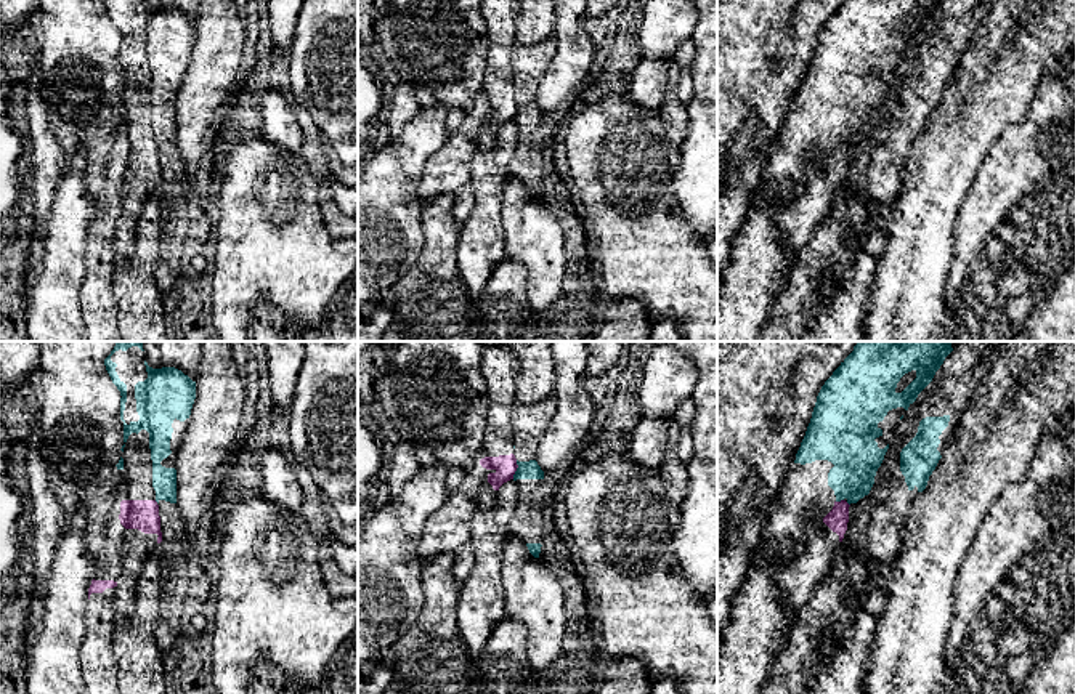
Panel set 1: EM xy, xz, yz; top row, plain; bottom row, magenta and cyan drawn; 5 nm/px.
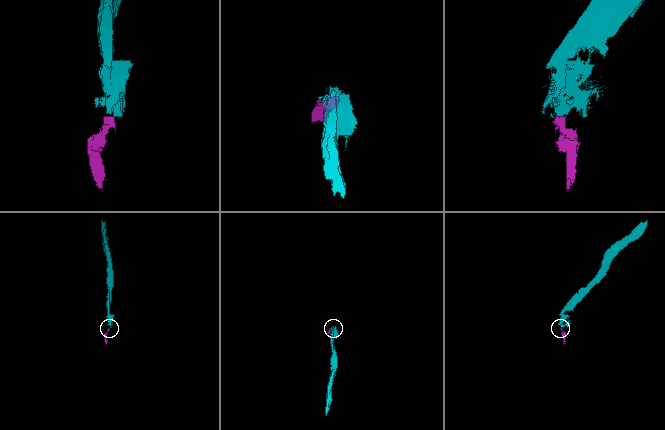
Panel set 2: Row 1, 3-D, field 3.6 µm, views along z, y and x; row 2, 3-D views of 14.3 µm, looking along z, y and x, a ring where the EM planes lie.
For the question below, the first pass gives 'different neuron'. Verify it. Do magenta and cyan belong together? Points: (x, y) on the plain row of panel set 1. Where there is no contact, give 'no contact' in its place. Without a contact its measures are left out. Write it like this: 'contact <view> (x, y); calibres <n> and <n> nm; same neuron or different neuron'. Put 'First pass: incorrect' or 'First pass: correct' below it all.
contact xz (515, 111); calibres 110 and 100 nm; different neuron
First pass: correct

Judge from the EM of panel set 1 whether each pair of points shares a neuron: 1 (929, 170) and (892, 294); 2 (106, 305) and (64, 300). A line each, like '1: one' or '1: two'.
1: one
2: two

